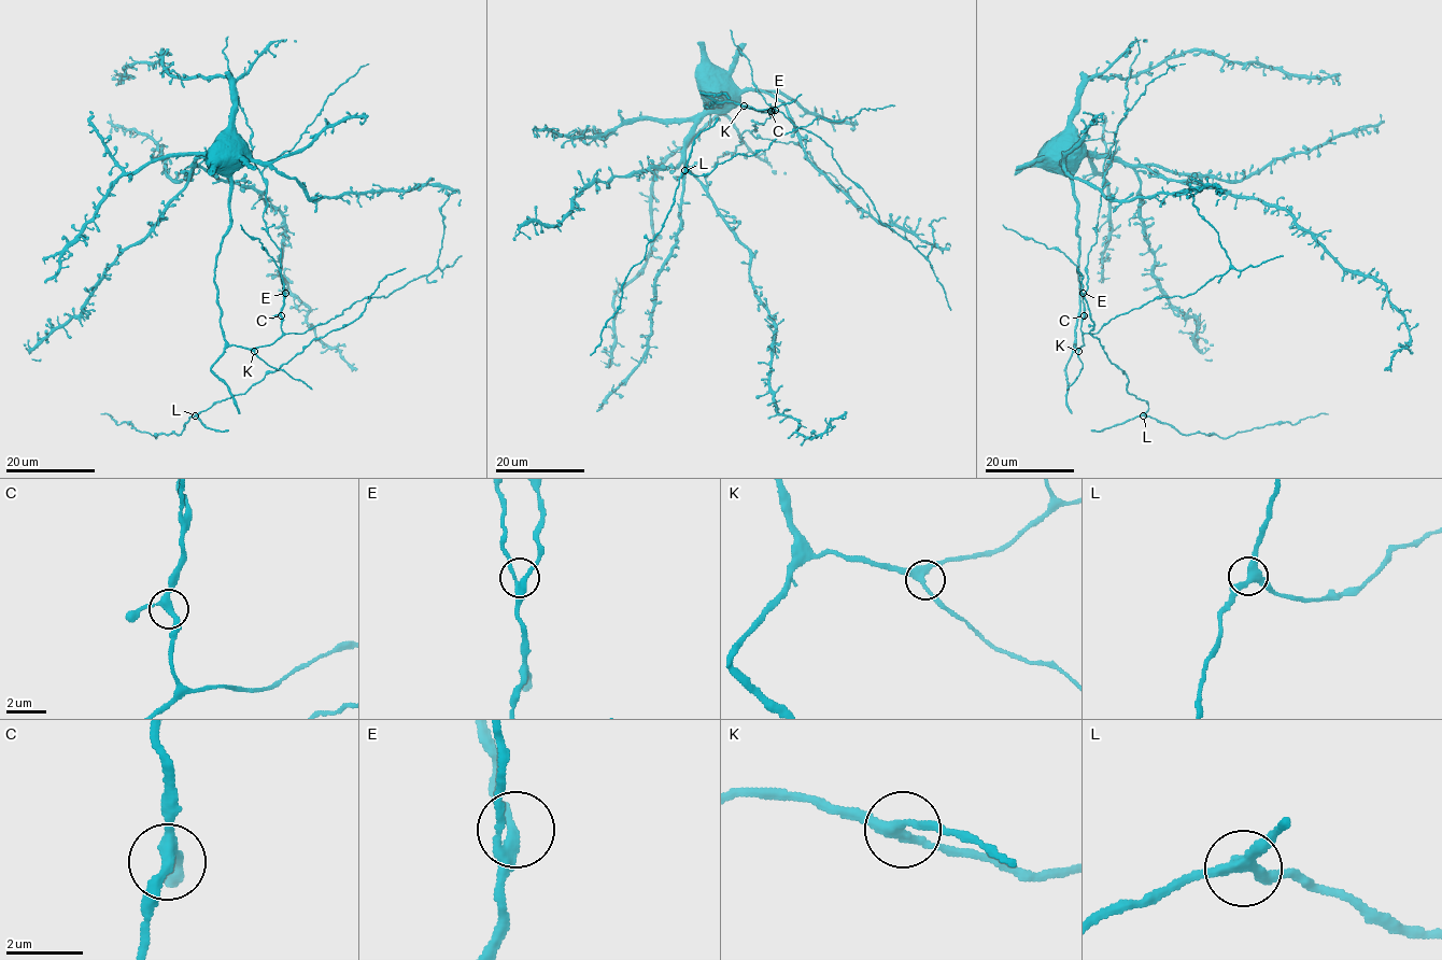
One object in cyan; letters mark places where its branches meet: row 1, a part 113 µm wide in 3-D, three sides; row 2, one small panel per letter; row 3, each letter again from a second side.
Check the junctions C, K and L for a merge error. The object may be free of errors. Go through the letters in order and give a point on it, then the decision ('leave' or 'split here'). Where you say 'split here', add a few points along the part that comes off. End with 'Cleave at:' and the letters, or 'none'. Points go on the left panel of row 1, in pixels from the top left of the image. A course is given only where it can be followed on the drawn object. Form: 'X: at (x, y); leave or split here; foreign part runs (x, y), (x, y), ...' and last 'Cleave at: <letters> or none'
C: at (281, 315); leave
K: at (254, 351); leave
L: at (195, 415); leave
Cleave at: none

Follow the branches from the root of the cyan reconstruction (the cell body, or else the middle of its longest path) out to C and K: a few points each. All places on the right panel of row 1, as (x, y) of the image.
C: (1057, 145), (1072, 167), (1072, 195), (1077, 202), (1077, 349), (1084, 344), (1084, 315)
K: (1057, 145), (1072, 167), (1072, 195), (1077, 202), (1079, 308), (1074, 346), (1078, 351)

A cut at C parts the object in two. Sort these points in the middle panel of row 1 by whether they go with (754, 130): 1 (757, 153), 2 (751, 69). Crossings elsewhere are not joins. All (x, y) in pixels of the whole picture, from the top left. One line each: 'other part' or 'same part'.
1: other part
2: same part

